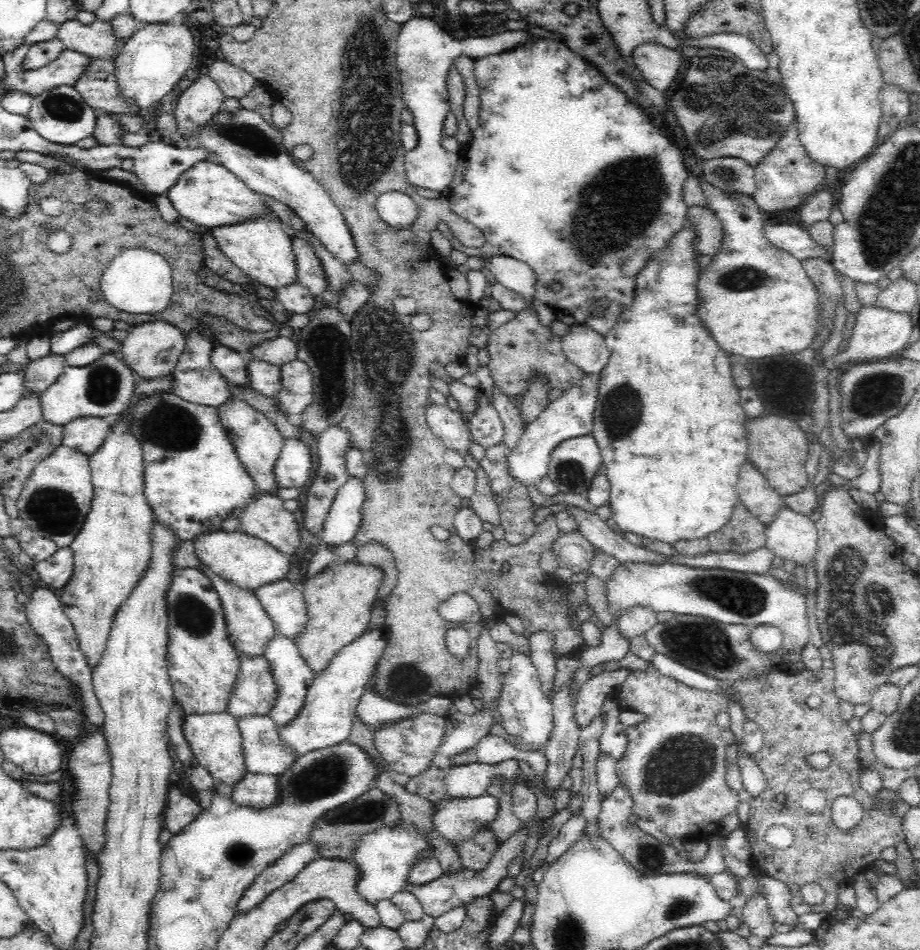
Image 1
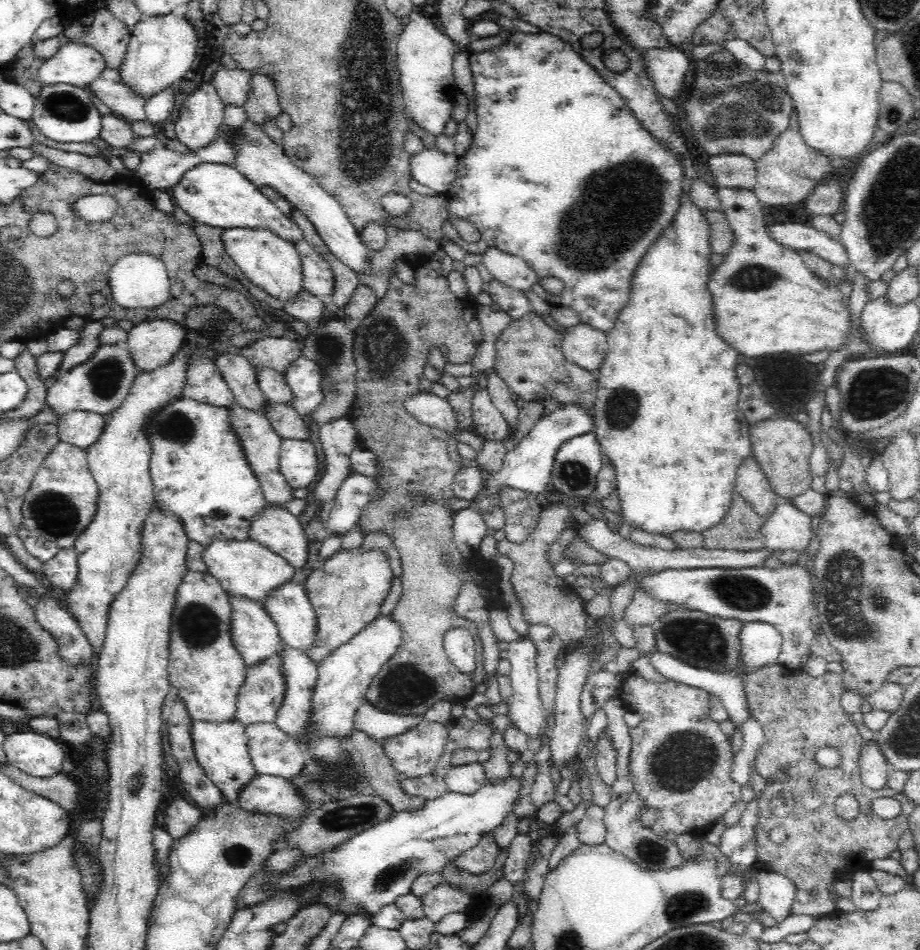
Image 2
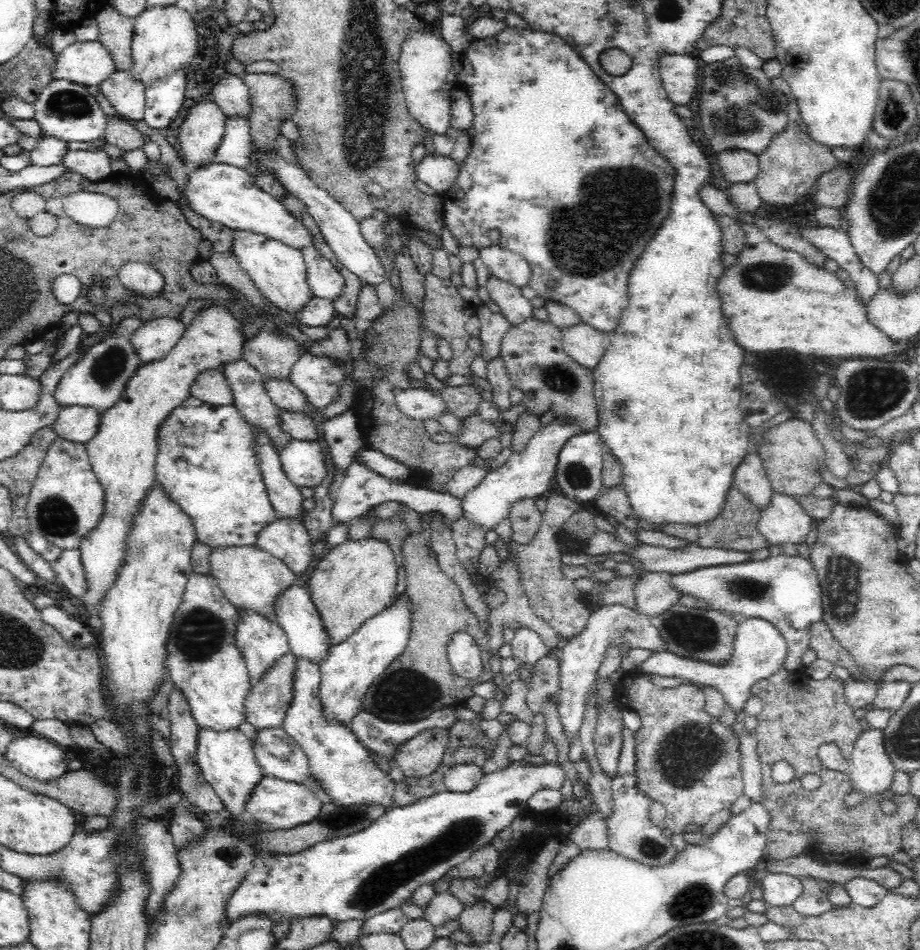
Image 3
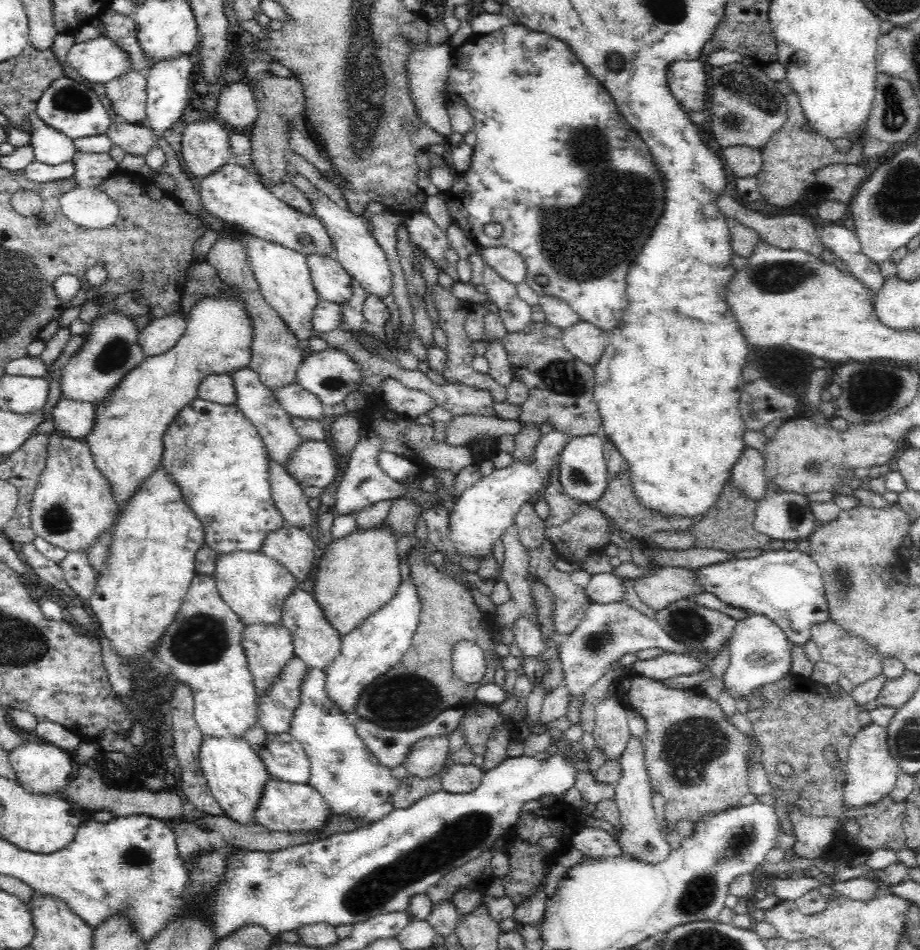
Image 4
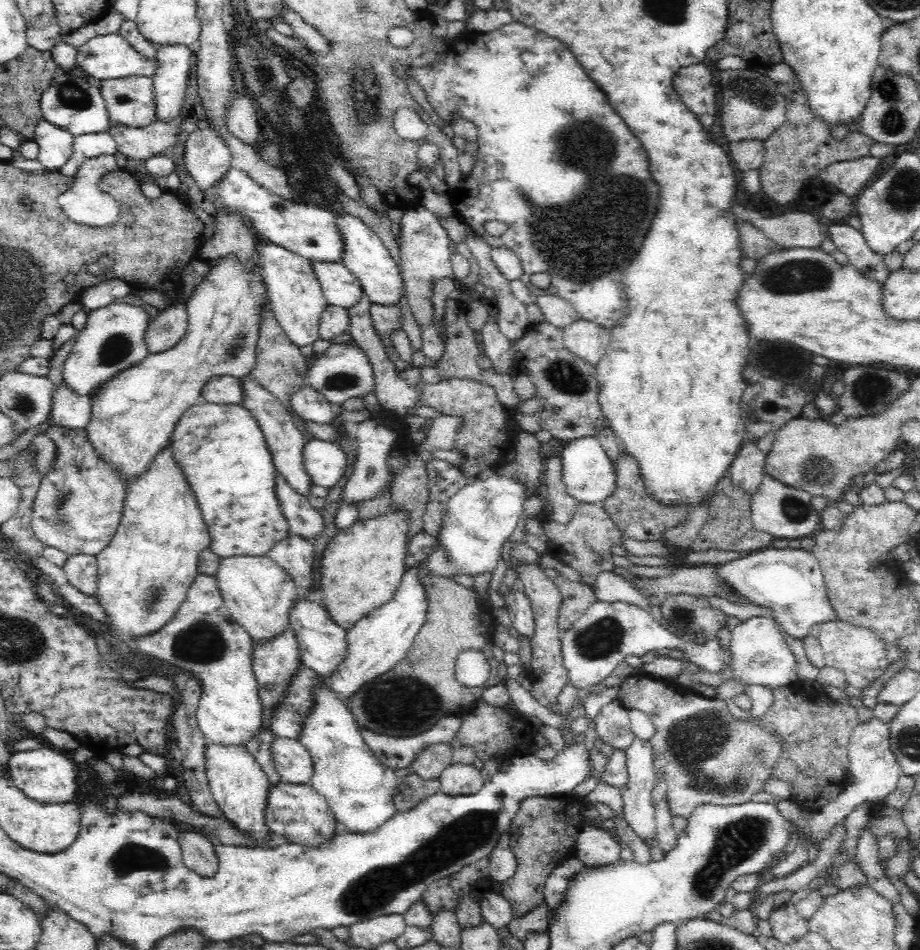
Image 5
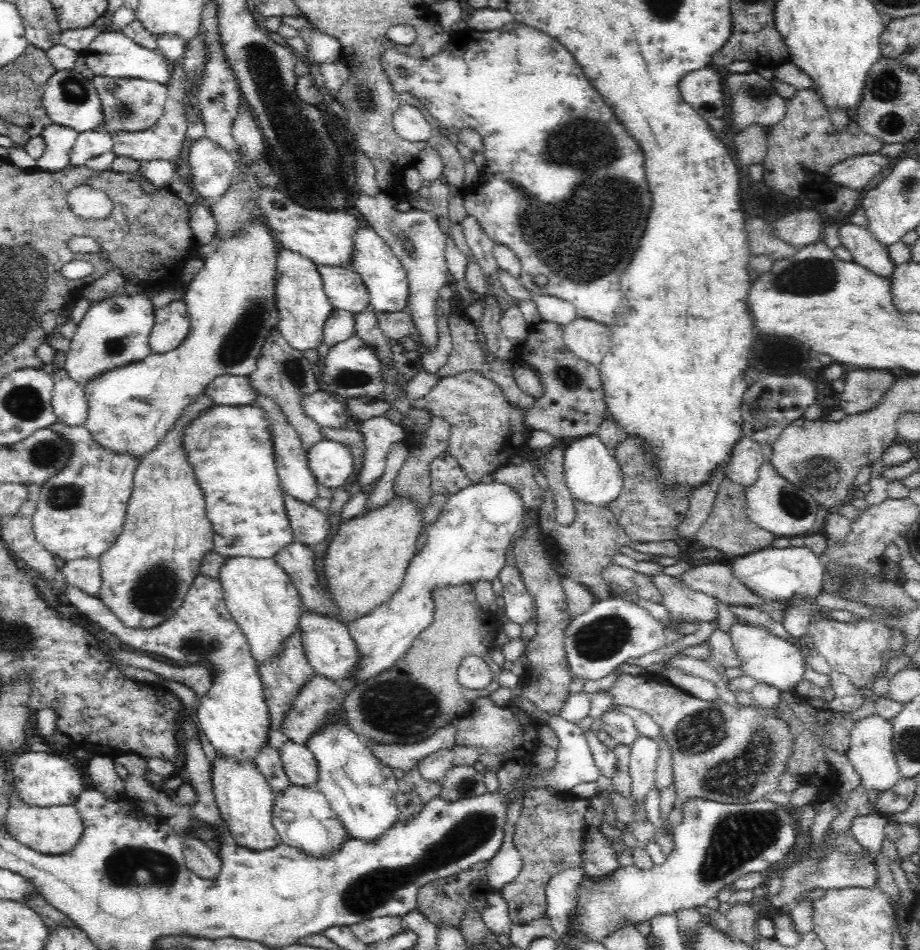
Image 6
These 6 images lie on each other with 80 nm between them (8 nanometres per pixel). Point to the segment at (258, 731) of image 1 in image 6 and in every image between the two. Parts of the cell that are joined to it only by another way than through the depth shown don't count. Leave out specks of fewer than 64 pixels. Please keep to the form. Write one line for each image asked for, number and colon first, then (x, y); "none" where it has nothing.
2: (272, 752)
3: (277, 754)
4: (284, 758)
5: (293, 764)
6: (297, 760)

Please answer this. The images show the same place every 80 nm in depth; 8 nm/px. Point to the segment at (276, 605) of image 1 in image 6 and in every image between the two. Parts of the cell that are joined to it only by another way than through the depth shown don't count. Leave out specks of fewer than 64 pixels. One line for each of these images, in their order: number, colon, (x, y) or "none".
2: (287, 604)
3: (296, 614)
4: (314, 641)
5: (321, 644)
6: (328, 646)

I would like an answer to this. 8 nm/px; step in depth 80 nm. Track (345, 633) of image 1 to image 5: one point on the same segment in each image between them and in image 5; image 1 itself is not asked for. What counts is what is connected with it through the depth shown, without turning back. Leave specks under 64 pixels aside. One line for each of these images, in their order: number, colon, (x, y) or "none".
2: (346, 592)
3: (353, 582)
4: (358, 575)
5: (361, 568)

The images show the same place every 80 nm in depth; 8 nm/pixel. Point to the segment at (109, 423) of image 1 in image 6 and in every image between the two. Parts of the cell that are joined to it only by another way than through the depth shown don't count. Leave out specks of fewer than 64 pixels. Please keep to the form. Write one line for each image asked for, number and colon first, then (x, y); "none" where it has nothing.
2: (82, 429)
3: (77, 424)
4: (71, 419)
5: (69, 411)
6: (69, 402)

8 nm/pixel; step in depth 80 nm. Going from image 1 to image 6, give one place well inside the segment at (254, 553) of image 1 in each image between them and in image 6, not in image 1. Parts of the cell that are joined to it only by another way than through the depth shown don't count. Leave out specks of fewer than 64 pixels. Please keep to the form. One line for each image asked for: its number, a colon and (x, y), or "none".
2: (243, 567)
3: (251, 578)
4: (253, 584)
5: (258, 592)
6: (261, 597)

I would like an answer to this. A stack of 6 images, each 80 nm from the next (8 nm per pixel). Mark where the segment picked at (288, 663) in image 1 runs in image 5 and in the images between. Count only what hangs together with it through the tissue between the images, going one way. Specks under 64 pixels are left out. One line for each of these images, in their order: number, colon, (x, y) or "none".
2: (299, 674)
3: (336, 757)
4: (350, 779)
5: (360, 791)

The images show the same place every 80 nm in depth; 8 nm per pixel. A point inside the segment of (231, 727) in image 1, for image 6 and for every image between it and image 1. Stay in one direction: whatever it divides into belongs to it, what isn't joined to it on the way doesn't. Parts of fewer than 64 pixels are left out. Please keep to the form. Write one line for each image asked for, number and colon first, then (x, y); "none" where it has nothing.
2: (221, 748)
3: (225, 758)
4: (235, 775)
5: (239, 786)
6: (244, 799)

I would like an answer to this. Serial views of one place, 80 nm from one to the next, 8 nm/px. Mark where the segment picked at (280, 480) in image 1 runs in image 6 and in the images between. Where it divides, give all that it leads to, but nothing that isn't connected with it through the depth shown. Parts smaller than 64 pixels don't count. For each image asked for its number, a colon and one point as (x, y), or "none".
2: (298, 464)
3: (303, 462)
4: (311, 463)
5: (324, 462)
6: (331, 463)

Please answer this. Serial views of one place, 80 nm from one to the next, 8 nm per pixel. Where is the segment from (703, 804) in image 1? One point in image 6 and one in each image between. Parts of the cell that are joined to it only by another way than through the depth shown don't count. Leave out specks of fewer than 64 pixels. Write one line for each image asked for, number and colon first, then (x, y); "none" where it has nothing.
2: (679, 765)
3: (686, 760)
4: (696, 760)
5: (706, 756)
6: (720, 753)

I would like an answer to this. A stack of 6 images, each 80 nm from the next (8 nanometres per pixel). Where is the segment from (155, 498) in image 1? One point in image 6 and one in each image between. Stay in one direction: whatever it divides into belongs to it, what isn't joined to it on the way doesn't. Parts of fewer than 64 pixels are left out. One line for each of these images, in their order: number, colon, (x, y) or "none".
2: (198, 474)
3: (204, 463)
4: (213, 455)
5: (220, 451)
6: (228, 448)

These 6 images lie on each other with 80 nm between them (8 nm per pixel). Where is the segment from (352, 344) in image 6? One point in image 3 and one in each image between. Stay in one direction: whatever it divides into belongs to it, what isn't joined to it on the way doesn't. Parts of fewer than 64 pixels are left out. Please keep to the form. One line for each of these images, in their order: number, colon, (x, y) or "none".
3: (317, 377)
4: (330, 376)
5: (340, 373)

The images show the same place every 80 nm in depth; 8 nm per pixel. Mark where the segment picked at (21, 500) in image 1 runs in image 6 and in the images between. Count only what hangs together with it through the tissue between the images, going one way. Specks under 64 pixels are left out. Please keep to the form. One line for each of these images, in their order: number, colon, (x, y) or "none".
2: (61, 499)
3: (66, 500)
4: (71, 505)
5: (79, 502)
6: (80, 511)

